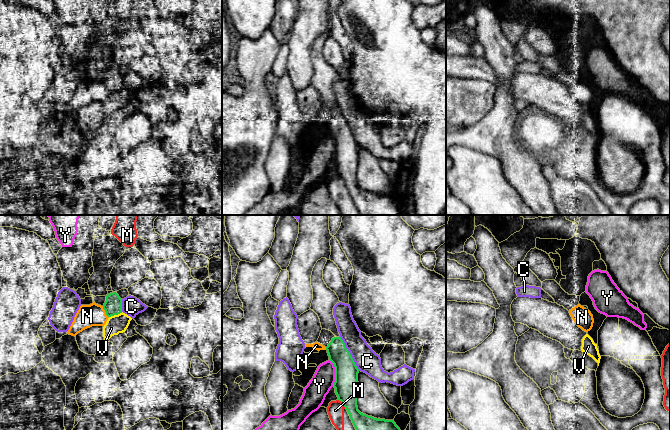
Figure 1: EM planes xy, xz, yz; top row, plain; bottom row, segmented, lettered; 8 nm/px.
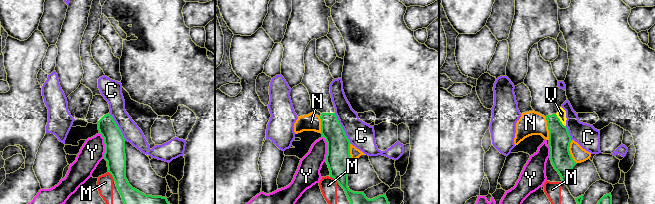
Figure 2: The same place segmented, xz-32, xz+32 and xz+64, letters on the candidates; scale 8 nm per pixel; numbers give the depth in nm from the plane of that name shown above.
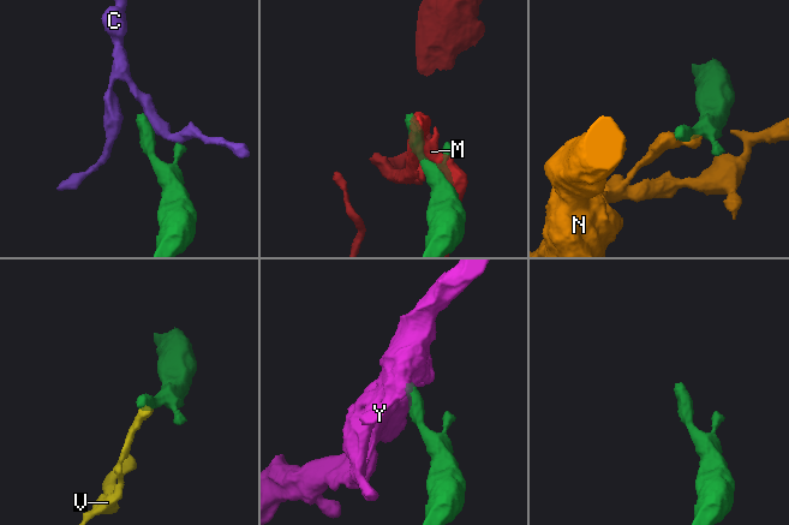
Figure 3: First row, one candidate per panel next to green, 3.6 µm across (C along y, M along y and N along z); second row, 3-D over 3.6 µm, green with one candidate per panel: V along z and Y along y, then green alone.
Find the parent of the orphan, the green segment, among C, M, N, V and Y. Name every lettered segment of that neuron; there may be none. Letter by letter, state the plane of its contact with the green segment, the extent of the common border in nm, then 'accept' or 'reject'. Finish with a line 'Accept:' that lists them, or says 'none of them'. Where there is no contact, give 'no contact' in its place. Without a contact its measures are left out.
C: contact in xz; length 320 nm; reject
M: contact in xz; length 100 nm; reject
N: contact in xy; length 110 nm; reject
V: contact in xy; length 120 nm; reject
Y: contact in xz; length 220 nm; reject
Accept: none of them

